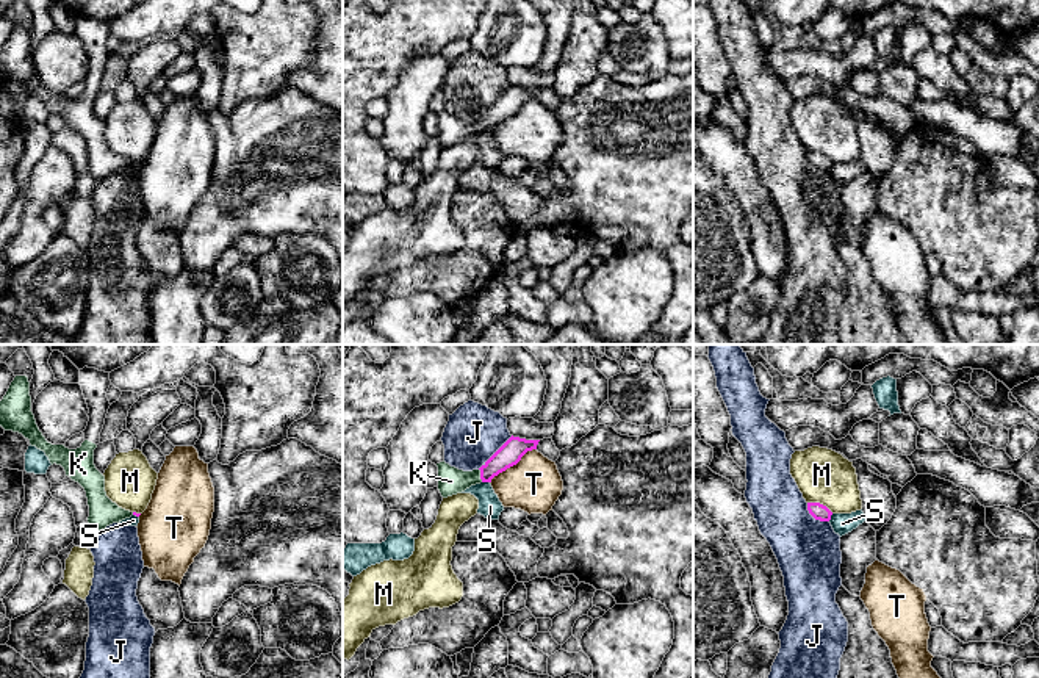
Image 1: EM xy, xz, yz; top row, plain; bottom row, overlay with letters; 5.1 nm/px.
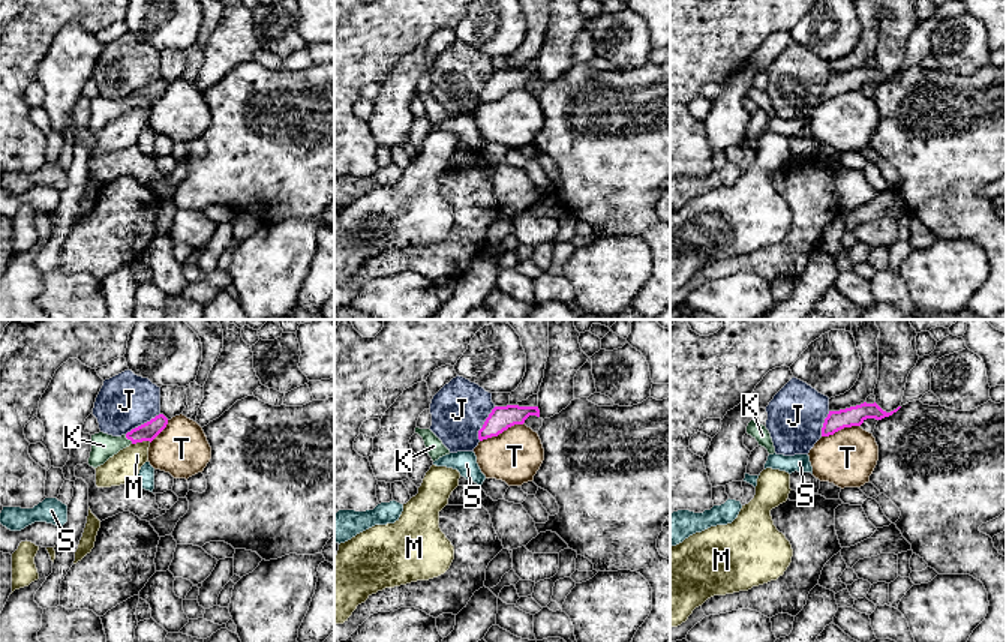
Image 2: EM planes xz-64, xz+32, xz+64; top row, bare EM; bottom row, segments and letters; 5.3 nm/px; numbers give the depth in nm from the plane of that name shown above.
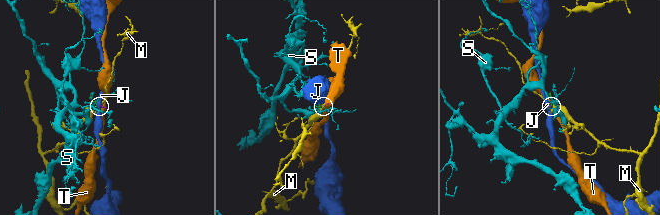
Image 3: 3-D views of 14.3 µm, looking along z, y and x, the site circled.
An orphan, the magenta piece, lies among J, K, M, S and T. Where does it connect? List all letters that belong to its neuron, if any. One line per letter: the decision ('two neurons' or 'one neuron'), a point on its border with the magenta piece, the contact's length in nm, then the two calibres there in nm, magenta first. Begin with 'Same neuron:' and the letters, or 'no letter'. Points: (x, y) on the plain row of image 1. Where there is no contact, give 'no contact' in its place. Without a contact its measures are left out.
Same neuron: K
J: two neurons; meets magenta in xz at (496, 100); contact 260 nm long; 120 nm thick on the magenta side, 300 nm on the other
K: one neuron; meets magenta in xz at (481, 124); contact 70 nm long; 120 nm thick on the magenta side, 140 nm on the other
M: two neurons; meets magenta in yz at (820, 154); contact 150 nm long; 80 nm thick on the magenta side, 280 nm on the other
S: two neurons; meets magenta in xz at (485, 130); contact 40 nm long; 120 nm thick on the magenta side, 120 nm on the other
T: two neurons; meets magenta in xz at (512, 115); contact 300 nm long; 120 nm thick on the magenta side, 280 nm on the other

